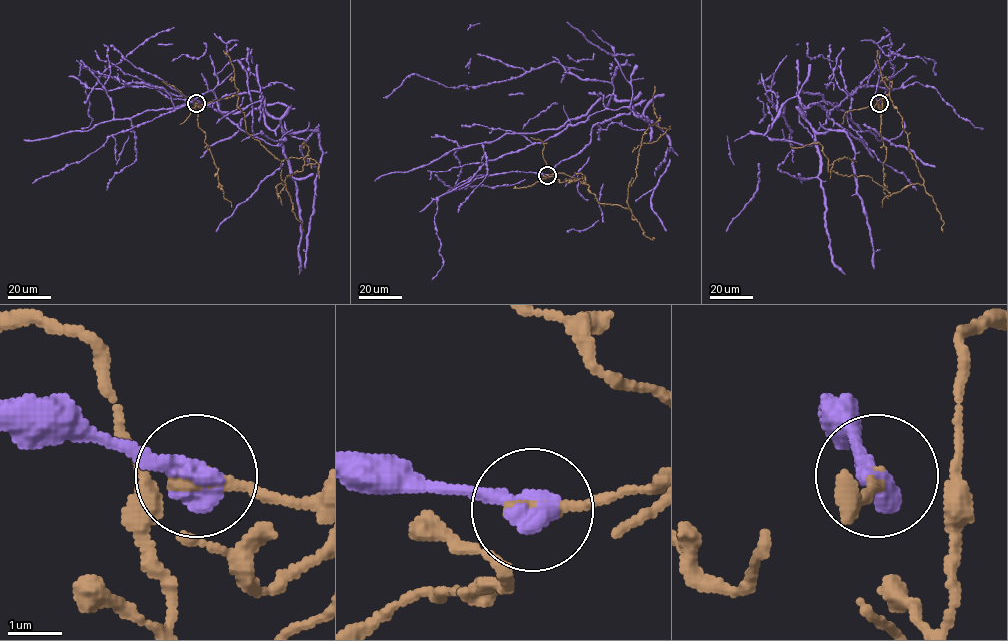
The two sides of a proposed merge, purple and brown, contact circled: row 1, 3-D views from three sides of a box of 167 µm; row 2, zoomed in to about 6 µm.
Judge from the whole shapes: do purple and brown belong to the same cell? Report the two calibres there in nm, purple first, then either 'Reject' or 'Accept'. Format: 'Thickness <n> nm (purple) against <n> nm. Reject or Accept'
Thickness 500 nm (purple) against 320 nm. Reject

